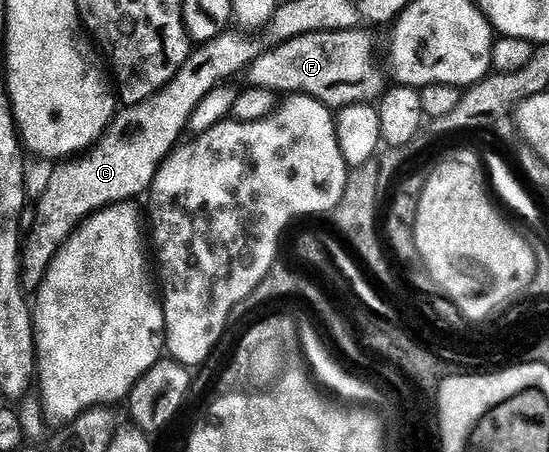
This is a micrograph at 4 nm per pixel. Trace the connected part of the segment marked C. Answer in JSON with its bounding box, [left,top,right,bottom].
[20,33,262,292]

